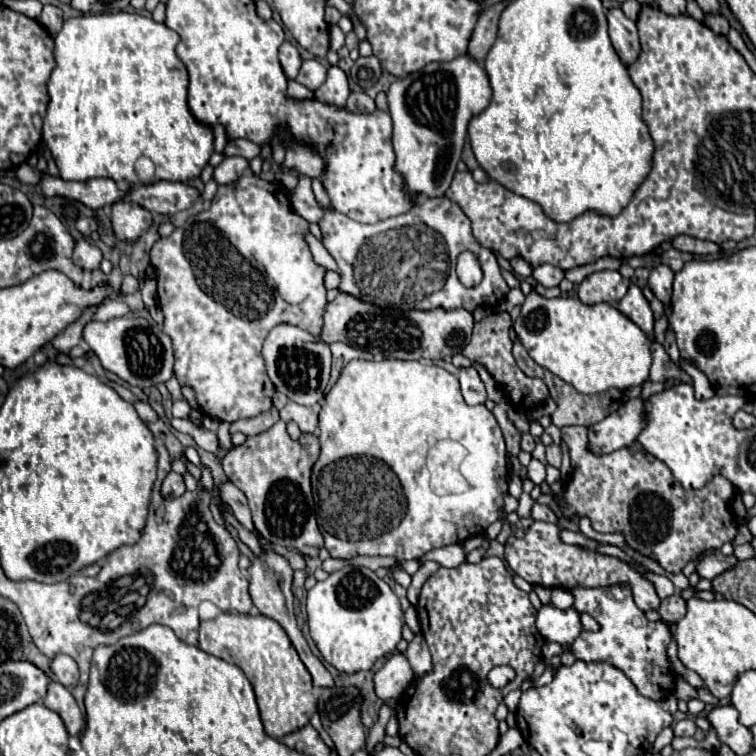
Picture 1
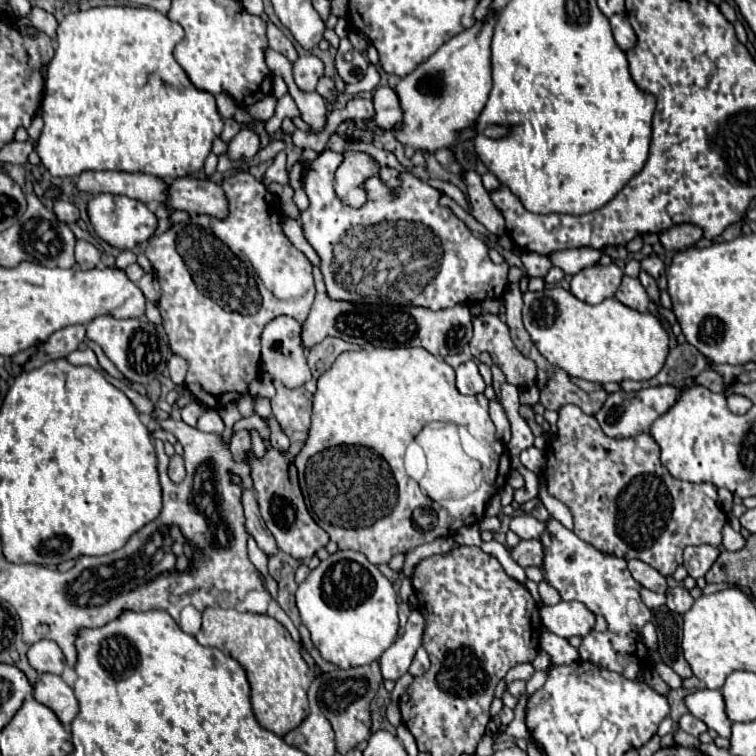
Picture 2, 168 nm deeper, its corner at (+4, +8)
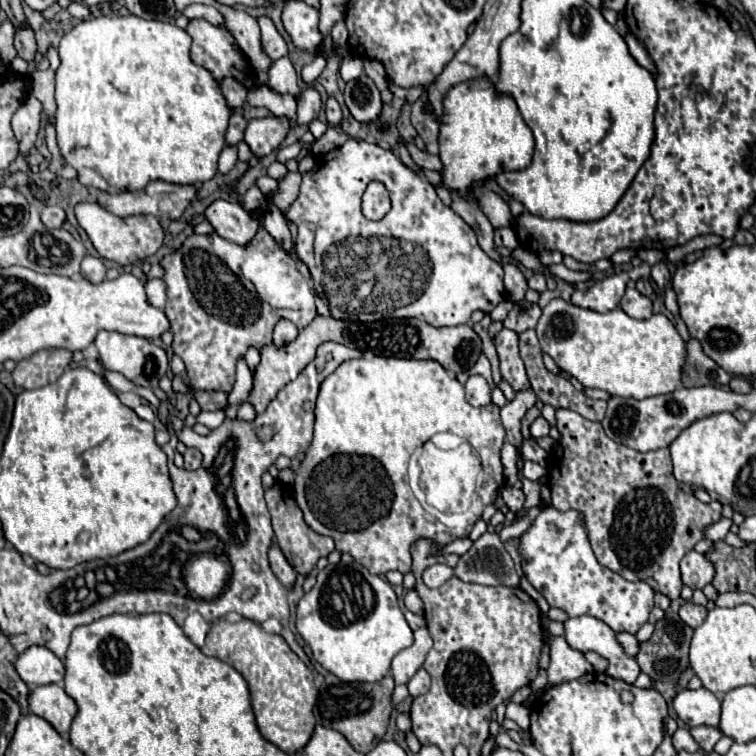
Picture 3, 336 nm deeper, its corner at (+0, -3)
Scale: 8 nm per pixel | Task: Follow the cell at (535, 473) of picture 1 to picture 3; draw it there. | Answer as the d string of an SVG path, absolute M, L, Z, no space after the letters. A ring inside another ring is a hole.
M524 461L524 469L522 469L522 475L530 481L538 481L540 477L546 475L546 469L540 467L538 463L532 463L532 461Z

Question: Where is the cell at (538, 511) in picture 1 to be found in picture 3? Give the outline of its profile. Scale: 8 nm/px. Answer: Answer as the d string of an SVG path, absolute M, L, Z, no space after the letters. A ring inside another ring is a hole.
M504 487L502 489L502 499L510 507L510 511L514 511L514 513L518 513L524 507L524 501L526 501L522 489L516 489L516 487Z

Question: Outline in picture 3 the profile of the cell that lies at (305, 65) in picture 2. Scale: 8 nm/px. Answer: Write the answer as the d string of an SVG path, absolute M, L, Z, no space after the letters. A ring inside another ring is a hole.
M304 89L298 97L298 125L308 125L312 119L318 117L322 109L322 99L316 89Z

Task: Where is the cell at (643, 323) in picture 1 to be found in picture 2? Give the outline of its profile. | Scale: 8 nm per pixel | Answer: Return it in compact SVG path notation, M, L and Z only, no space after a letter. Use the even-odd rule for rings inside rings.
M624 276L622 284L620 284L618 292L616 292L616 298L622 304L626 304L626 306L630 306L630 308L634 308L638 312L646 312L648 304L650 304L650 298L648 298L646 290L642 288L642 284L638 282L638 278L630 278L630 276Z

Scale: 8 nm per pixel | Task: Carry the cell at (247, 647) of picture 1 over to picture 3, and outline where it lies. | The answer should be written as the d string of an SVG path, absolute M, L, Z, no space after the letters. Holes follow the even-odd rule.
M220 619L210 625L202 651L210 657L226 661L242 673L250 685L256 725L264 739L272 741L288 755L294 755L308 743L314 731L314 715L308 701L308 693L314 689L314 677L300 657L288 647L282 635L266 633L250 619L242 619L238 623Z

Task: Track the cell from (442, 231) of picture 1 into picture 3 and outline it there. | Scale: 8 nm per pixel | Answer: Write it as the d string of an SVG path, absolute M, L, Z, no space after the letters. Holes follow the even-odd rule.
M350 139L342 147L318 155L316 167L304 173L300 195L286 215L298 225L296 251L312 273L316 293L328 301L330 313L336 319L370 323L382 317L416 317L434 327L462 325L470 321L474 311L490 313L506 299L504 269L482 251L472 227L442 203L436 189L424 177L410 171L392 151L376 143ZM370 181L386 185L392 201L390 211L378 221L366 219L360 209L362 193Z

